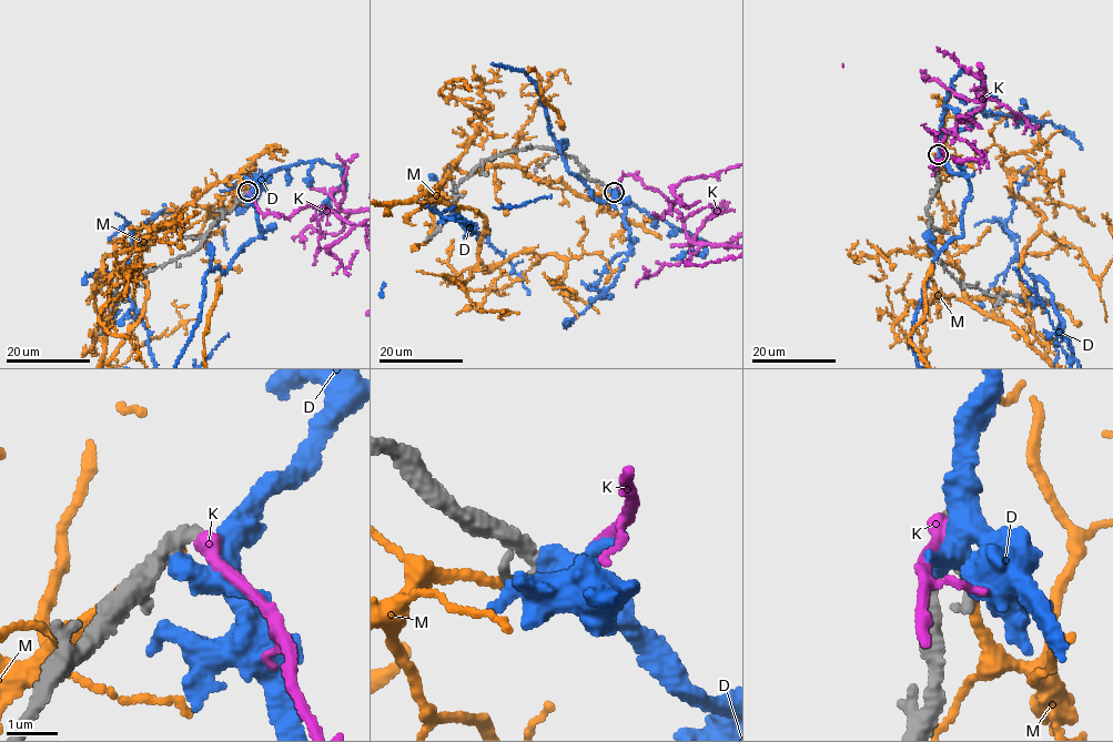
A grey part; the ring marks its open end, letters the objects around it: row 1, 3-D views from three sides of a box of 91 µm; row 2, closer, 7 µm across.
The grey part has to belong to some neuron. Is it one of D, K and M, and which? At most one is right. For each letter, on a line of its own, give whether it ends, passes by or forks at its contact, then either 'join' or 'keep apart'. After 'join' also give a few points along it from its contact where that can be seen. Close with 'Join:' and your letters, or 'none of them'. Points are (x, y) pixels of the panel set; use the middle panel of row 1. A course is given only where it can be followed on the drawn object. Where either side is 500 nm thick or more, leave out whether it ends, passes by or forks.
D: it ends there; keep apart
K: it ends there; keep apart
M: it ends there; keep apart
Join: none of them

